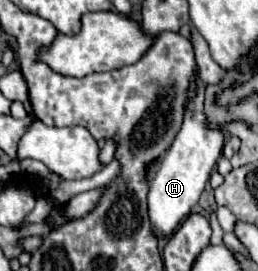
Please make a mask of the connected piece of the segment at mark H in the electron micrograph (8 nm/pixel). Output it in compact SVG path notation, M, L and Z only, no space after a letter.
M197 76L195 80L195 94L187 104L185 110L185 120L183 126L173 142L173 146L167 150L163 156L155 178L151 182L149 190L149 218L153 222L153 232L161 236L169 236L193 210L197 204L209 174L217 160L221 158L225 134L219 128L209 128L207 126L207 116L205 116L205 88L207 84Z

